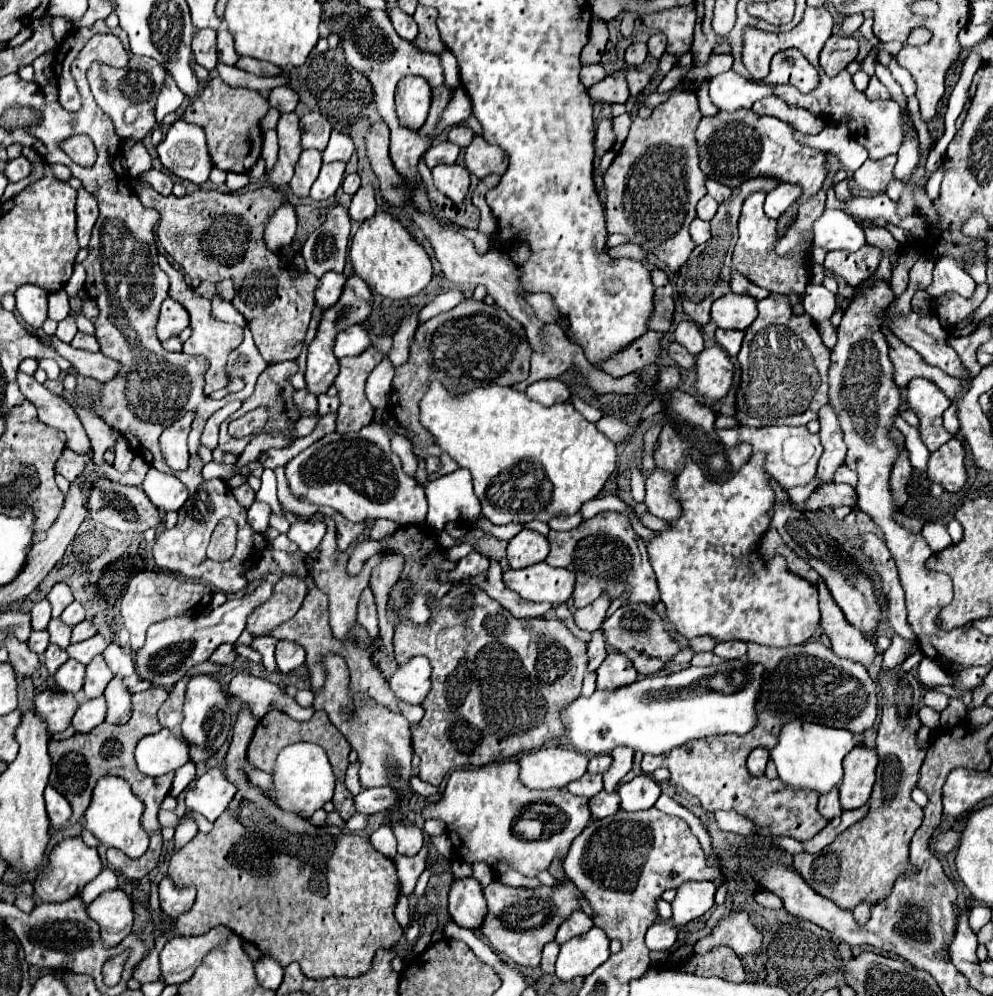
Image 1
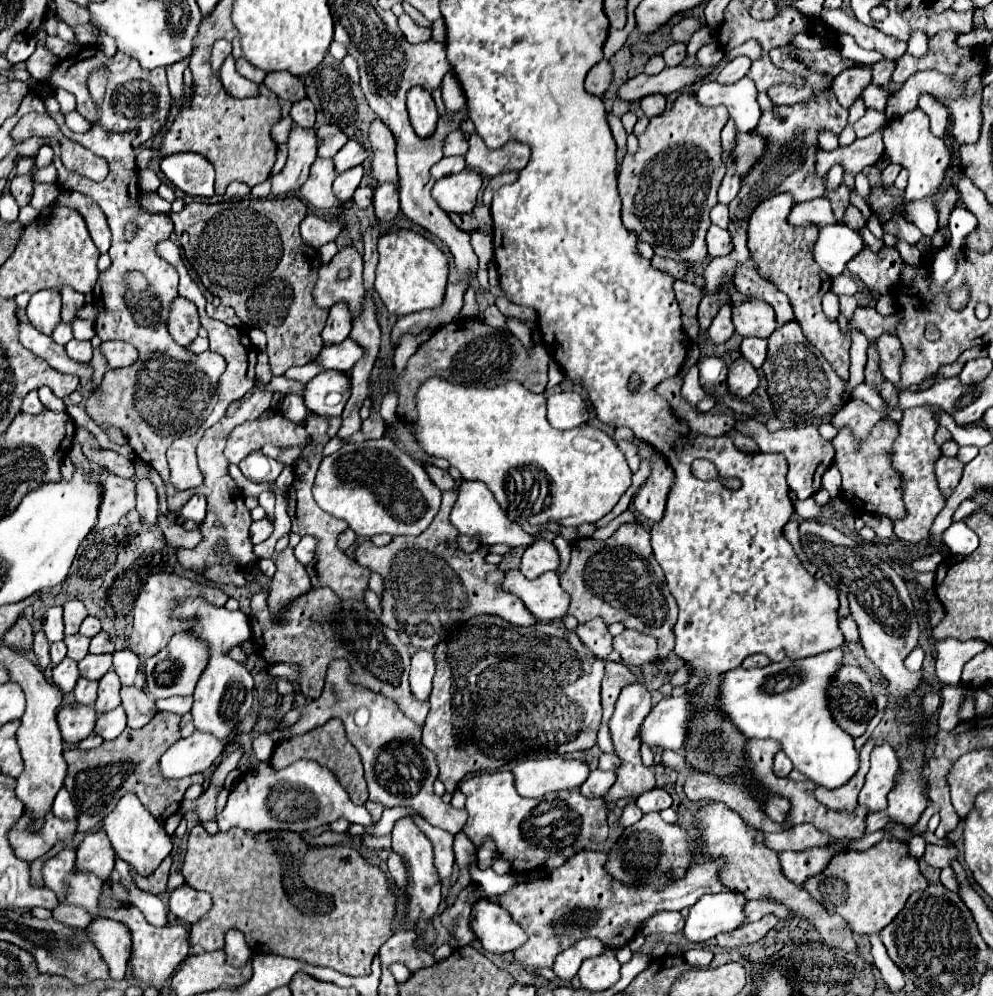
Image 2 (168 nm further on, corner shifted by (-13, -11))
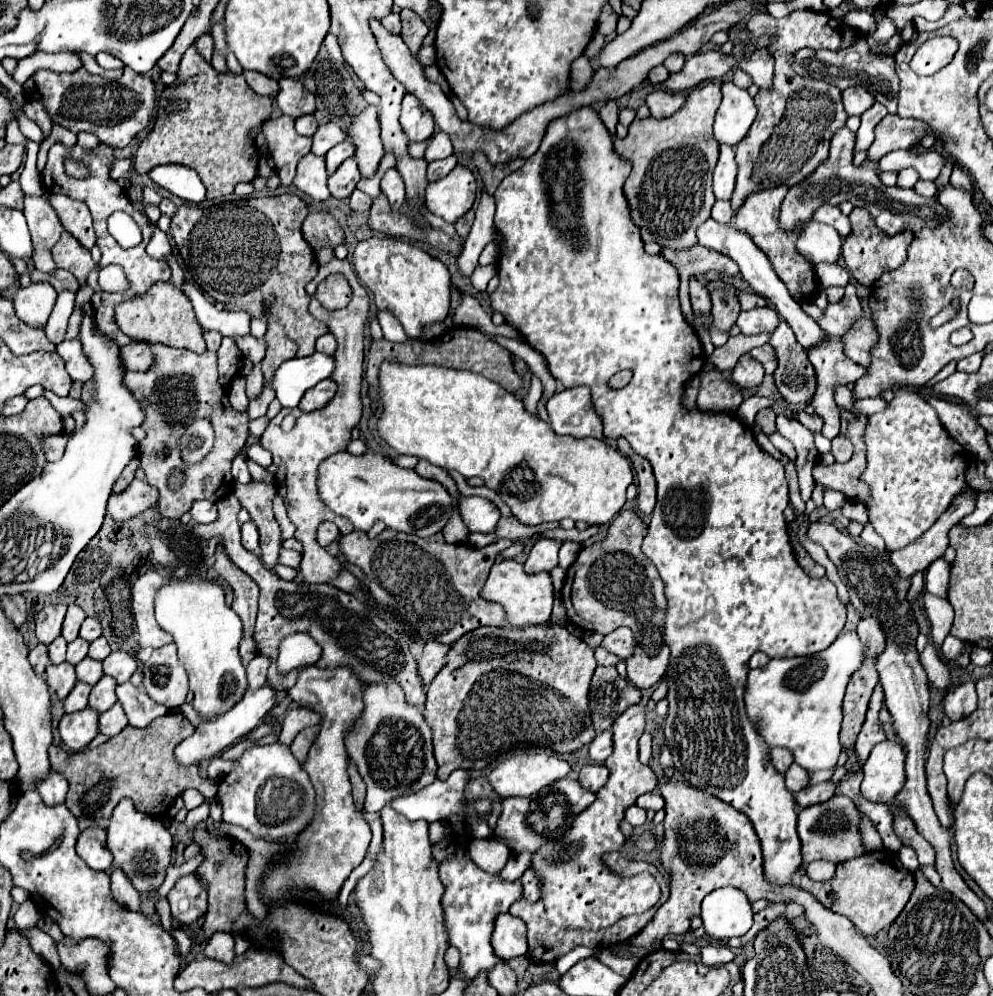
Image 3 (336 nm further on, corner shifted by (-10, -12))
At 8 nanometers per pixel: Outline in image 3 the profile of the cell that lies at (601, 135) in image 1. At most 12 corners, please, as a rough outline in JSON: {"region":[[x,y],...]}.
{"region":[[616,101],[600,109],[604,125],[616,139],[618,125],[618,107]]}

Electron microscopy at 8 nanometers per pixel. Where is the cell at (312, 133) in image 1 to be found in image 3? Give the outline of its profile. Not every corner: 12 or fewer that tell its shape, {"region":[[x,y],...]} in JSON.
{"region":[[336,123],[320,125],[312,153],[326,155],[346,139]]}

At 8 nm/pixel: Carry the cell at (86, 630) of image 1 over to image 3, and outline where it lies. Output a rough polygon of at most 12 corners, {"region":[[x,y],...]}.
{"region":[[104,637],[90,643],[88,657],[104,661],[110,645]]}

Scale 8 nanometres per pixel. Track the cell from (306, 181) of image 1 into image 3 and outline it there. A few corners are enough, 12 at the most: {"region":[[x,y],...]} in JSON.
{"region":[[308,153],[298,165],[294,187],[314,201],[328,201],[324,157]]}

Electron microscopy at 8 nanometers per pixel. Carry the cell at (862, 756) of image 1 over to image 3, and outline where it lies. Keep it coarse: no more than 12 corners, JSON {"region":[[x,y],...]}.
{"region":[[874,745],[862,767],[862,797],[890,803],[904,785],[906,753]]}

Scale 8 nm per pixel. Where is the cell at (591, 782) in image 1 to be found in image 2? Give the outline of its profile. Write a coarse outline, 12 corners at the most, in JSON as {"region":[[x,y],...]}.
{"region":[[593,770],[581,786],[587,798],[601,798],[615,782],[615,772]]}

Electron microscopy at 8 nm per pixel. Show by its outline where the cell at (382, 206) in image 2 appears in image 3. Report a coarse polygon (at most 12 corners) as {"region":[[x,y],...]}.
{"region":[[388,169],[380,183],[392,211],[404,203],[404,181]]}

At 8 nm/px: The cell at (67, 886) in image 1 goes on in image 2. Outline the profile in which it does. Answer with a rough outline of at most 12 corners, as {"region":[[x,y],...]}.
{"region":[[99,828],[77,848],[77,868],[109,880],[115,850]]}

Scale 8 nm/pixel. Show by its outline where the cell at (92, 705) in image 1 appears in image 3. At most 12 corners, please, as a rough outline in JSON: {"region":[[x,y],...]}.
{"region":[[120,703],[100,713],[100,733],[116,737],[128,719]]}

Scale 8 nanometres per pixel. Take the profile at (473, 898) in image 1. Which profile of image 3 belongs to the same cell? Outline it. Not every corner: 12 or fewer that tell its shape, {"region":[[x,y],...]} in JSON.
{"region":[[498,915],[492,933],[494,953],[514,959],[526,953],[526,923]]}

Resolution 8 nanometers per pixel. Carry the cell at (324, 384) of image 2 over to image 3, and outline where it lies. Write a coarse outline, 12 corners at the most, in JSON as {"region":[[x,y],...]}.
{"region":[[332,379],[314,385],[302,399],[302,411],[326,407],[336,395]]}

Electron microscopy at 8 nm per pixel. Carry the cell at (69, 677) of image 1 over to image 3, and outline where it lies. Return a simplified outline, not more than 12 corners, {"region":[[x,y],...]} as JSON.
{"region":[[78,681],[64,699],[66,713],[88,707],[90,689]]}

